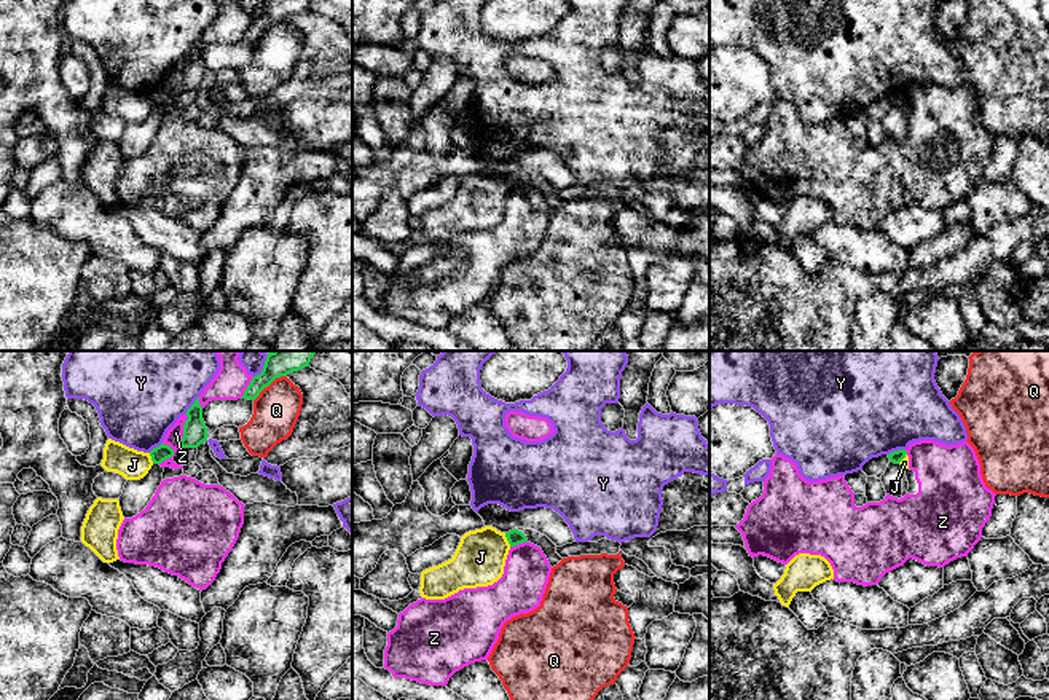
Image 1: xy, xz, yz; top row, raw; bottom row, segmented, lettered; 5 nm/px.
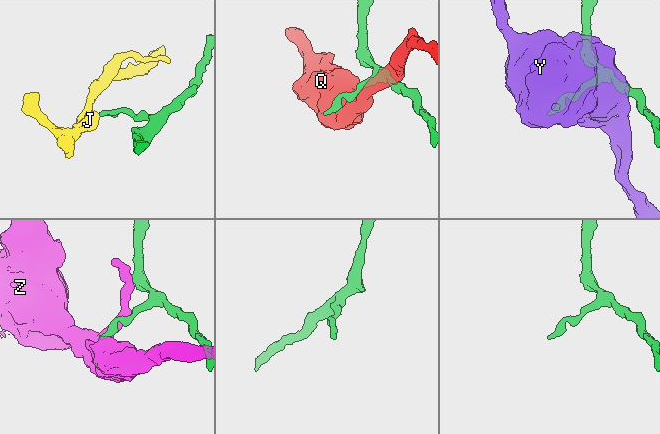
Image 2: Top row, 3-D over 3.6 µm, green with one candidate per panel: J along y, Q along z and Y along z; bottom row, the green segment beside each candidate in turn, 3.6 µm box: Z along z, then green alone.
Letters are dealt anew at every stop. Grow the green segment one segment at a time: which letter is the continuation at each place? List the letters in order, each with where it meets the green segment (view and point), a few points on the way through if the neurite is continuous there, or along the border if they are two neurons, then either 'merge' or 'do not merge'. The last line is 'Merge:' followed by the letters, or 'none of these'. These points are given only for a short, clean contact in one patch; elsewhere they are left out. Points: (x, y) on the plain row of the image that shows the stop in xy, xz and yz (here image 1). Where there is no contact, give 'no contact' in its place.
J: contact xz (507, 182); border xz (504, 176), (510, 188); do not merge
Q: contact xy (268, 27); do not merge
Y: contact xy (192, 48); do not merge
Z: contact xy (184, 74); do not merge
Merge: none of these

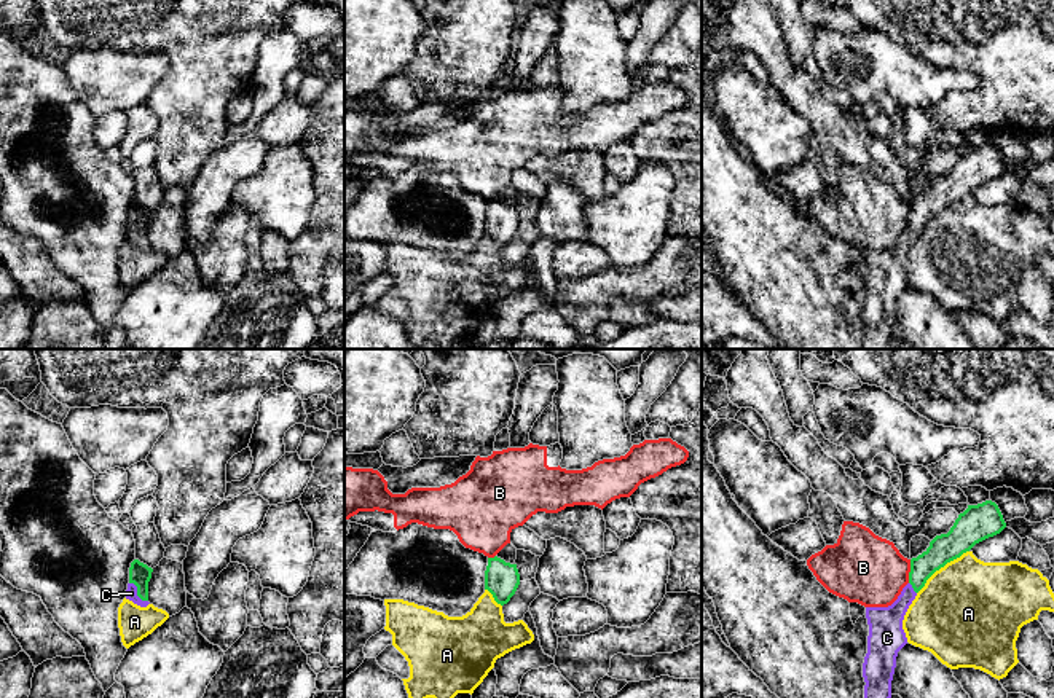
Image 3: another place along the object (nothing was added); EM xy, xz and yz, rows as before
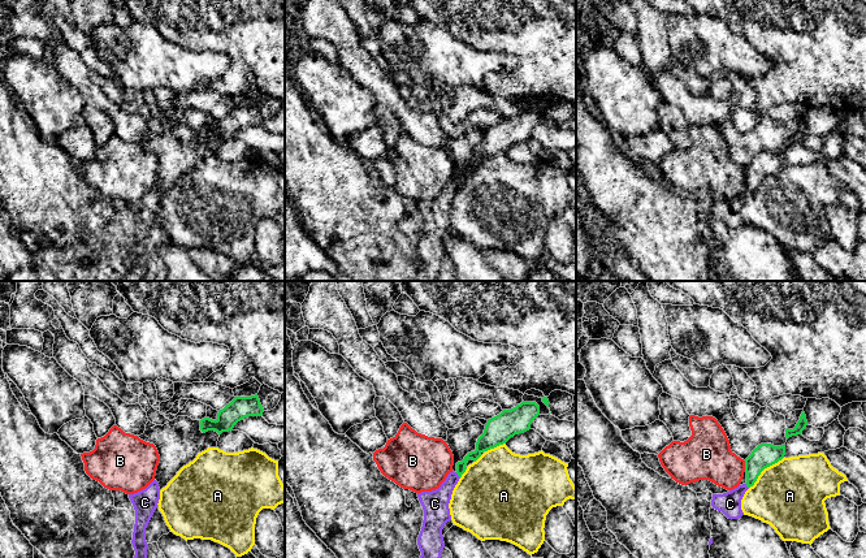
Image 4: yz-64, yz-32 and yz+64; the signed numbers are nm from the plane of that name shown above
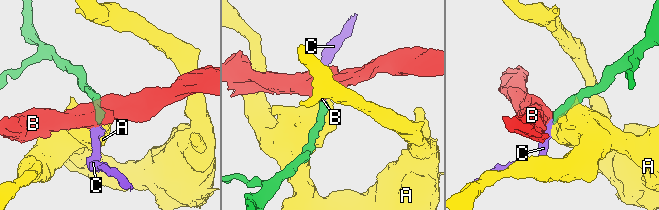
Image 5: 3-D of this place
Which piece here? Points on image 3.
A: contact yz (941, 209); border yz (968, 193), (941, 209), (917, 236); do not merge
B: contact yz (911, 214); border yz (911, 203), (908, 225); do not merge
C: contact xy (137, 236); way xy (139, 217), (137, 236), (131, 236); merge
Merge: C

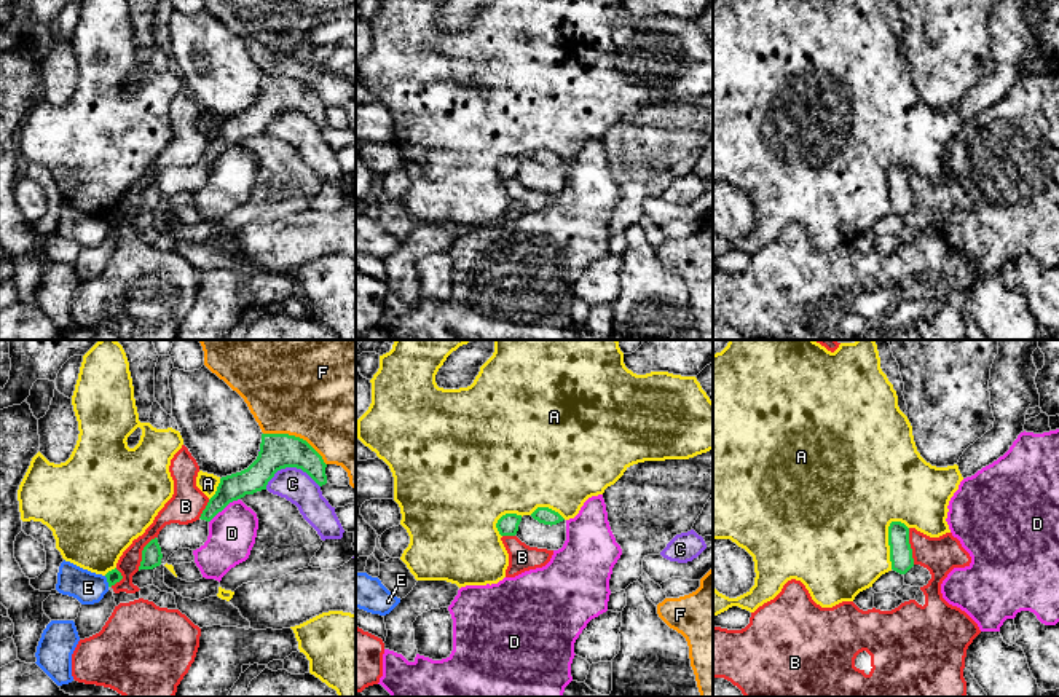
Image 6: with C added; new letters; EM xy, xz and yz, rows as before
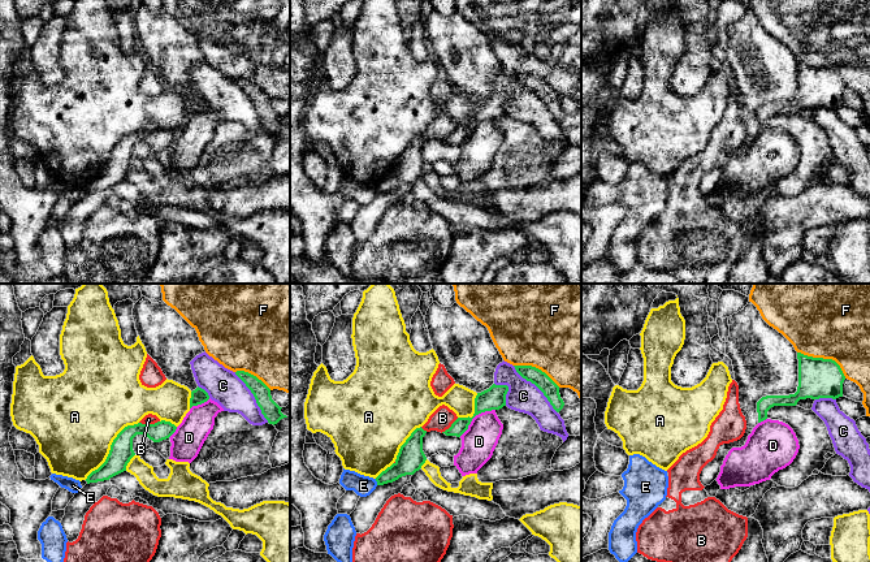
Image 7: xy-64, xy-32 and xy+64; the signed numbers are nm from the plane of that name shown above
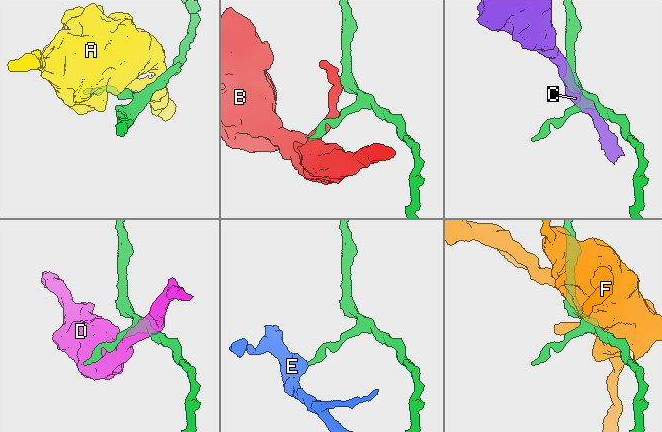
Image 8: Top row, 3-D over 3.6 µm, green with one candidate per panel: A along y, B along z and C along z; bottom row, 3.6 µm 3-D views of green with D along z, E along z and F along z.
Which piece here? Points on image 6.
A: contact yz (889, 184); do not merge
B: contact yz (909, 189); do not merge
C: contact xy (292, 109); do not merge
D: contact xy (224, 150); do not merge
E: contact xy (107, 224); border xy (104, 219), (109, 228); do not merge
F: contact xy (297, 80); do not merge
Merge: none of these

